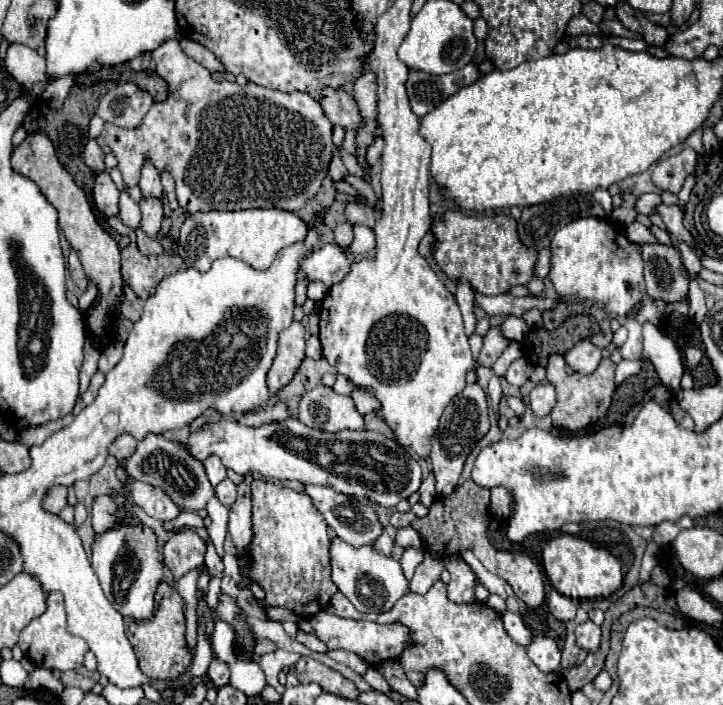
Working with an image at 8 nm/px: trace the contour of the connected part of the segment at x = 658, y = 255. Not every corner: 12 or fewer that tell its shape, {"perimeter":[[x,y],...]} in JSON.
{"perimeter":[[662,243],[640,253],[648,295],[688,295],[680,253]]}

